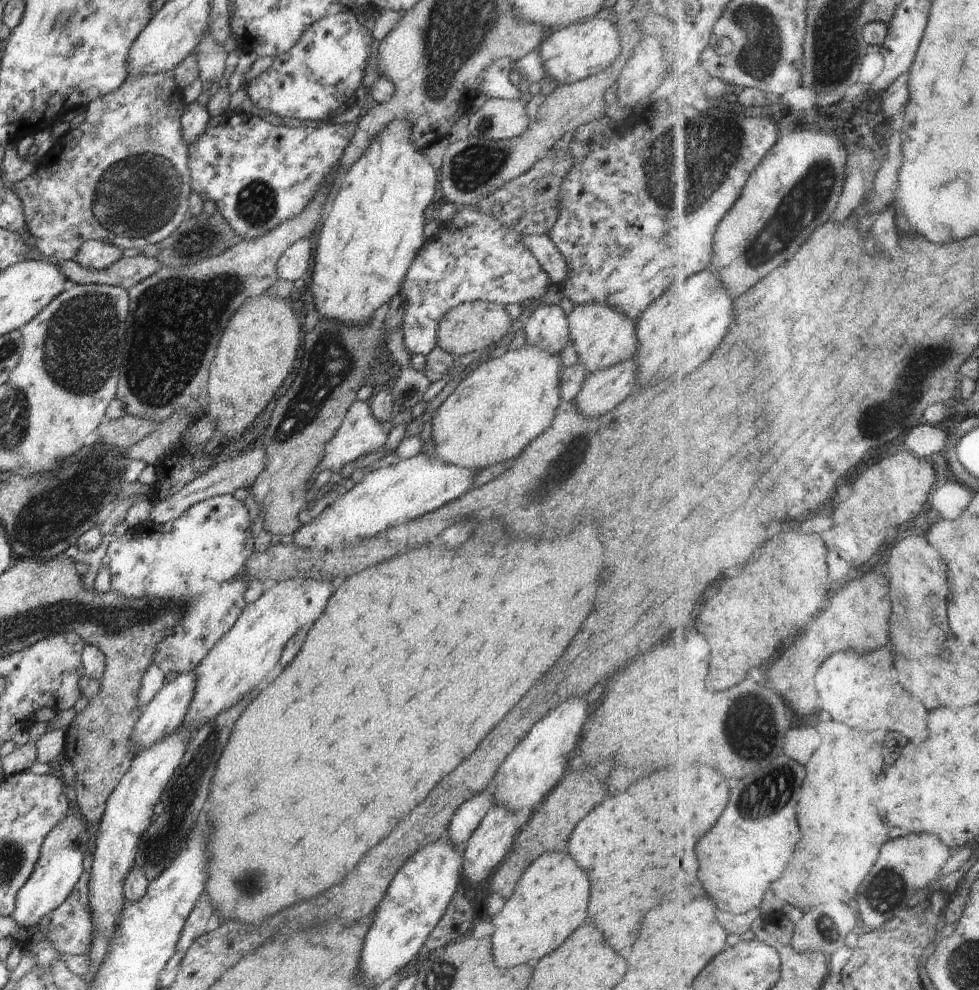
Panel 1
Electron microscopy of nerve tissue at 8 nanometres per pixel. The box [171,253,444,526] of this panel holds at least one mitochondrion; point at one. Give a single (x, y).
(330, 363)

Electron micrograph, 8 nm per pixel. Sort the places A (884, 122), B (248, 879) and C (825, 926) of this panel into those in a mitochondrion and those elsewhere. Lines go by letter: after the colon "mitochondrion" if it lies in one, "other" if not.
A: other
B: mitochondrion
C: mitochondrion

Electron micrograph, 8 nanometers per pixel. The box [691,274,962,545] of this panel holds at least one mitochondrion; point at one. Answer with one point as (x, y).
(881, 419)

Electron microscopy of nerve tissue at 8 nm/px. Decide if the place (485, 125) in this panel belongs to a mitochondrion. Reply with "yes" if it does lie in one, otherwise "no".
yes

